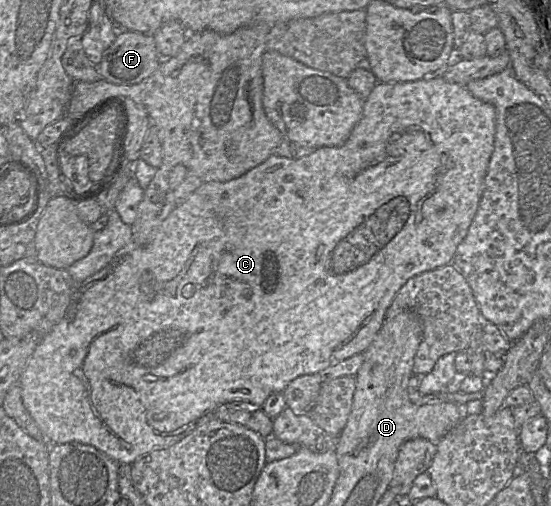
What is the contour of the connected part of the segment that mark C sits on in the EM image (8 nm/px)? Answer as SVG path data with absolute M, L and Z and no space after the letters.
M430 75L410 82L378 82L370 95L364 99L361 118L343 145L312 149L310 154L299 159L273 154L265 162L238 178L228 182L203 183L185 201L175 207L162 222L158 232L149 244L138 246L134 242L130 242L115 254L107 266L78 284L71 296L64 317L37 344L17 385L21 389L22 403L41 430L45 441L49 444L81 443L90 445L118 464L132 465L137 459L149 452L169 447L188 436L203 424L205 419L215 417L214 412L220 405L243 403L252 408L261 408L271 394L283 392L287 385L298 376L319 373L333 363L338 363L355 354L364 352L382 327L386 311L402 285L408 279L425 271L452 263L457 246L466 236L479 206L489 160L494 150L495 130L496 110L494 106L473 96L466 86L449 82L441 75Z

